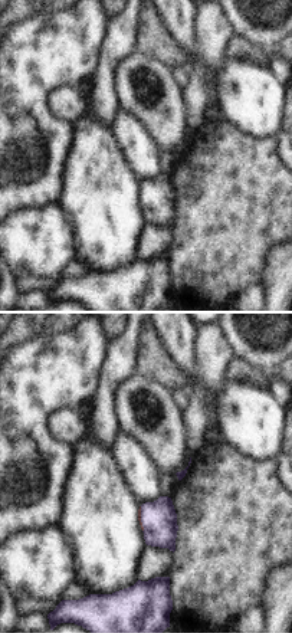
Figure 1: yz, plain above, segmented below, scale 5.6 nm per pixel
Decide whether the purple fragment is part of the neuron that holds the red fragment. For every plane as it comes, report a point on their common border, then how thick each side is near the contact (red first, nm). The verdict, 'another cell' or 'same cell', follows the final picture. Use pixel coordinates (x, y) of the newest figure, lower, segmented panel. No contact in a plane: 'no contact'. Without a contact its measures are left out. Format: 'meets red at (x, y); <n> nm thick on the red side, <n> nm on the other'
meets red at (140, 520); 20 nm thick on the red side, 200 nm on the other

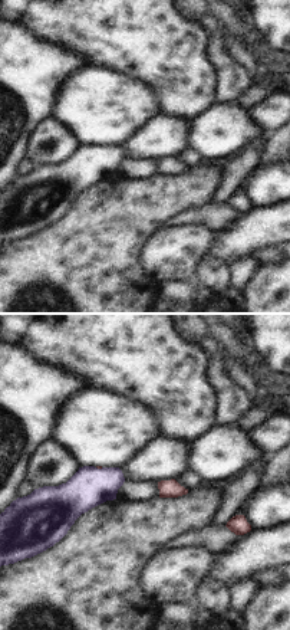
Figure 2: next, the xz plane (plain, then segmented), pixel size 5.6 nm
meets red at (99, 468); 20 nm thick on the red side, 220 nm on the other

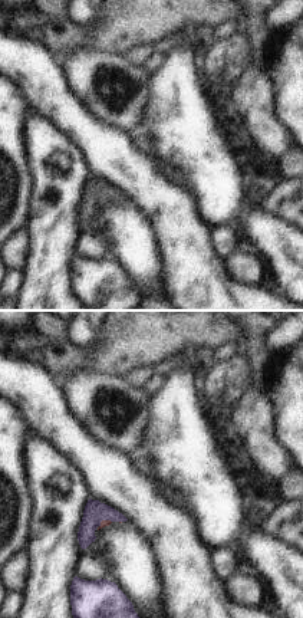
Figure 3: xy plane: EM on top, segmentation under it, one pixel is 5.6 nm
meets red at (104, 520); 40 nm thick on the red side, 120 nm on the other

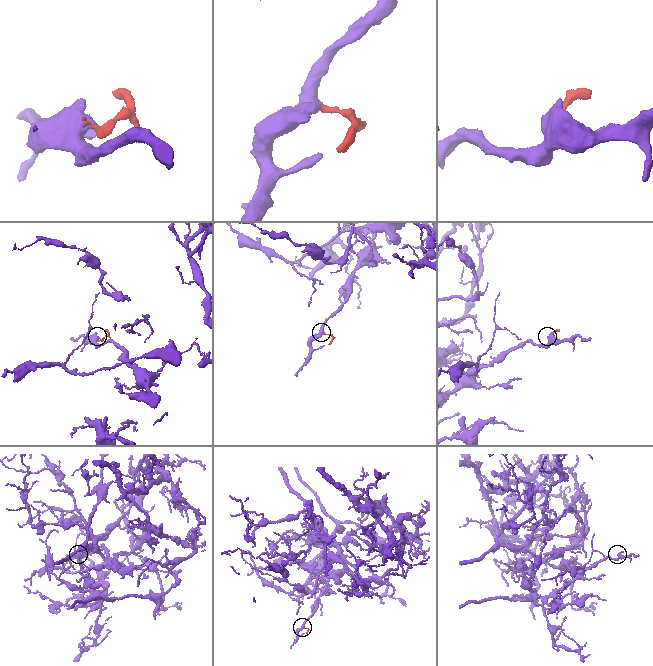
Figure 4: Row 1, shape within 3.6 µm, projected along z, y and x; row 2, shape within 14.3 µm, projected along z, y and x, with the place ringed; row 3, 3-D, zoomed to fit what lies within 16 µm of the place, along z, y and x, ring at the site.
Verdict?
same cell

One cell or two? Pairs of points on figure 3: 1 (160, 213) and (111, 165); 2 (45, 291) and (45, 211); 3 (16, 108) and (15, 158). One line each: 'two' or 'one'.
1: one
2: one
3: one

